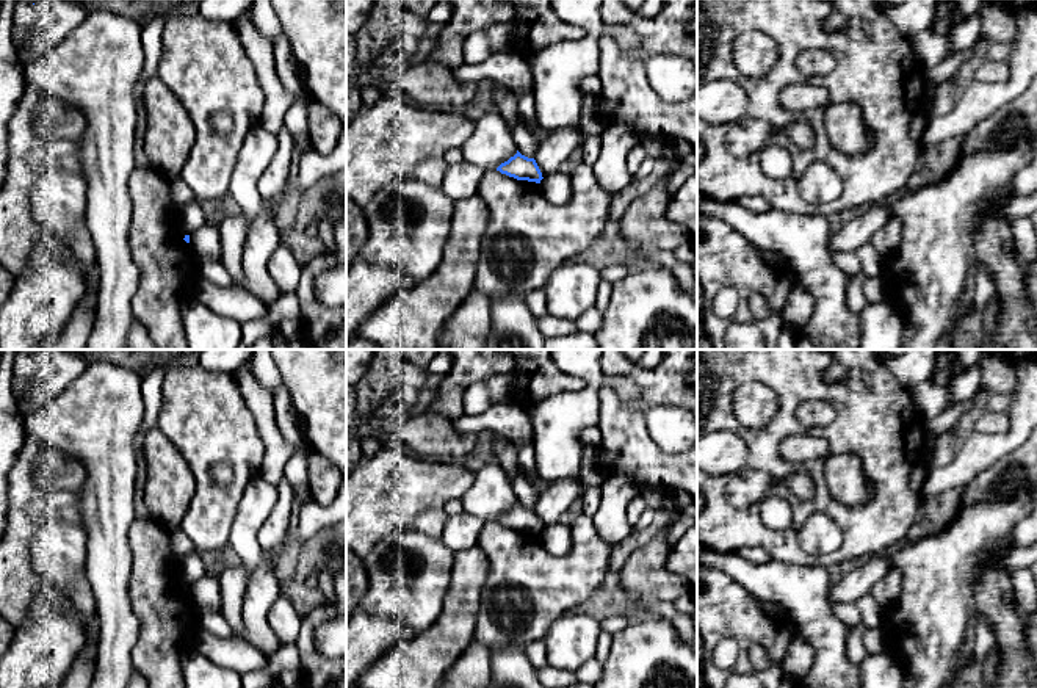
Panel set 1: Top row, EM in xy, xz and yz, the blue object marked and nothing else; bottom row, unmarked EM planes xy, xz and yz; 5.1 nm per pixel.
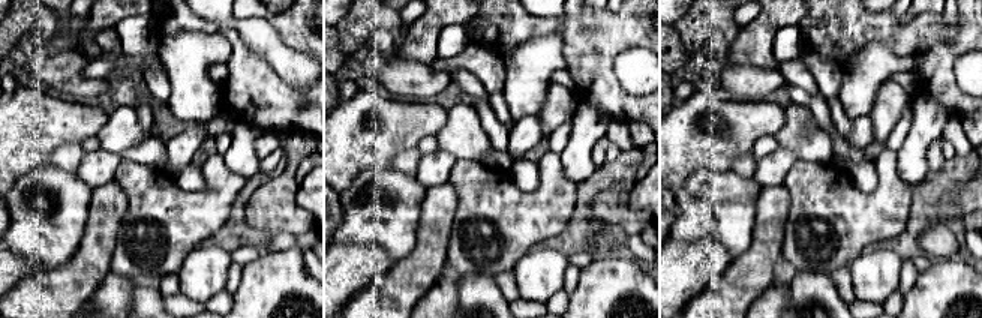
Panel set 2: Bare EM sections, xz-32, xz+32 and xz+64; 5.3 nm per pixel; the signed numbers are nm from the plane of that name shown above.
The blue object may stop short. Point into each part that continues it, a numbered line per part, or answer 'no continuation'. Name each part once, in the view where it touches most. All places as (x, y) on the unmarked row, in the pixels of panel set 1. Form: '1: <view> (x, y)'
no continuation

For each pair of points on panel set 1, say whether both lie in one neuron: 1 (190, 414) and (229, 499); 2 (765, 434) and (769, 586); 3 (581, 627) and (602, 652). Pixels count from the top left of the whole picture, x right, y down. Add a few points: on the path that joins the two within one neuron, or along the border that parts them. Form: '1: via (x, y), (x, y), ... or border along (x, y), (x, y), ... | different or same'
1: via (202, 436), (202, 472), (207, 483) | same
2: border along (773, 560), (809, 566) | different
3: border along (602, 630), (594, 657) | different

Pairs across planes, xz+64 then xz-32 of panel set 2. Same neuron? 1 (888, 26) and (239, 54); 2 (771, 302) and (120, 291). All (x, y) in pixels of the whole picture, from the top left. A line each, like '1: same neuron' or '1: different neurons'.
1: same neuron
2: same neuron

